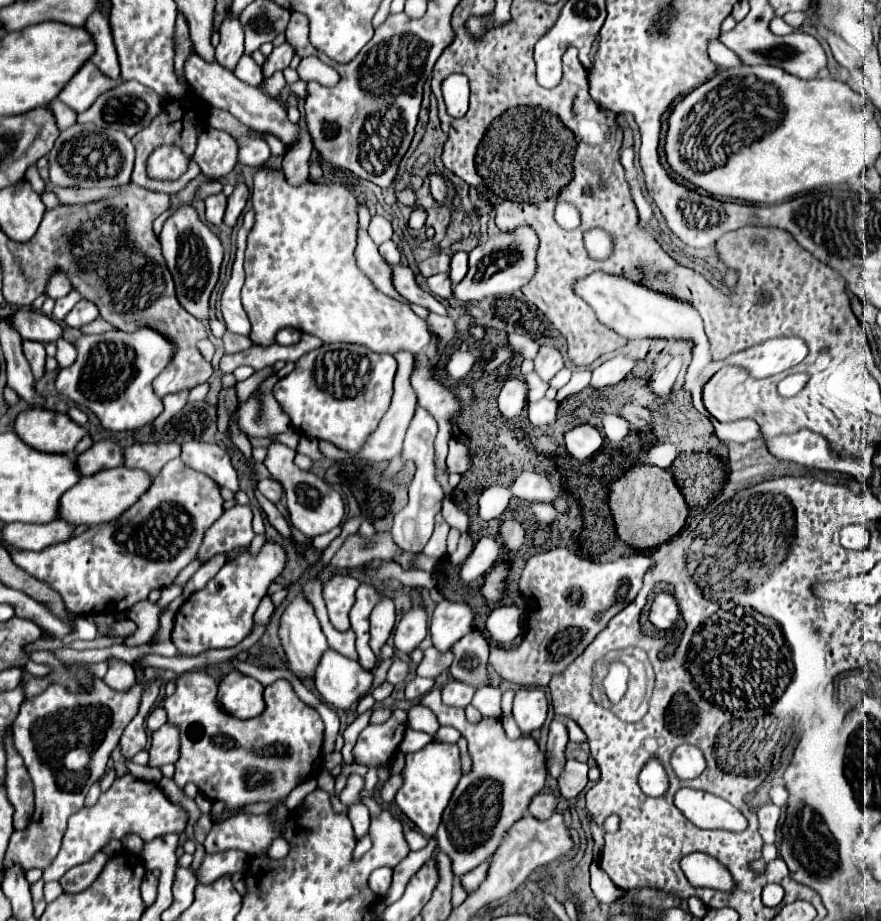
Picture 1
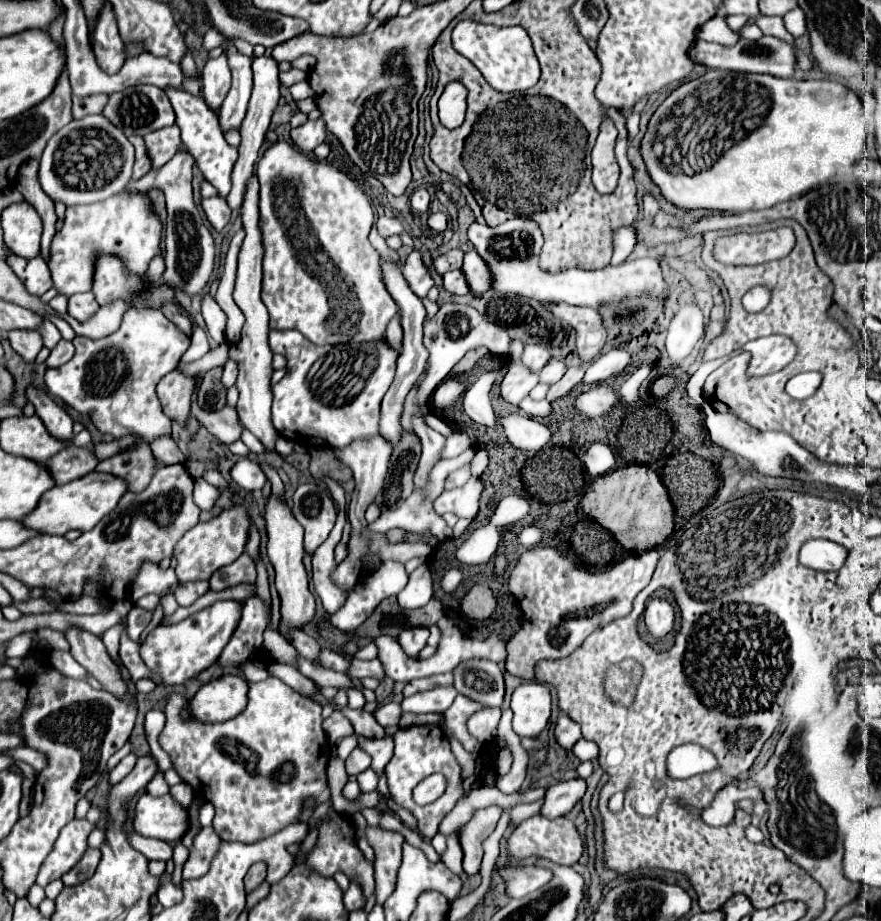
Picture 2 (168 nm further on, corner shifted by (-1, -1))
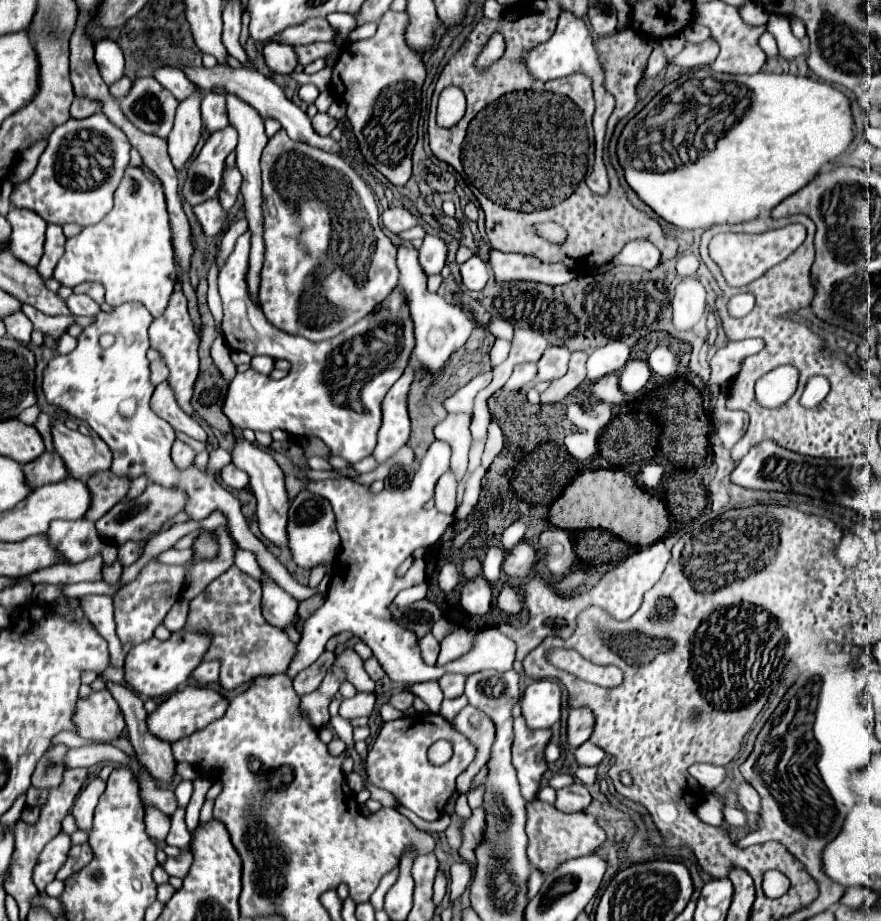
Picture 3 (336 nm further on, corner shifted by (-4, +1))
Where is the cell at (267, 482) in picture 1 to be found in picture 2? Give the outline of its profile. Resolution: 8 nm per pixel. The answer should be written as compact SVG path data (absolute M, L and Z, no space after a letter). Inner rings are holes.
M247 457L239 459L239 461L231 467L229 475L231 475L231 479L233 479L239 487L243 487L243 489L247 489L247 491L263 489L263 485L267 483L267 479L265 479L263 471L259 469L259 465L257 465L255 461L247 459Z

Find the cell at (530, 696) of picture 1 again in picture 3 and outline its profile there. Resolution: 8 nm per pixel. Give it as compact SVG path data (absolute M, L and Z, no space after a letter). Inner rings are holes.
M540 679L526 687L520 705L528 729L550 729L560 719L562 691L558 683Z

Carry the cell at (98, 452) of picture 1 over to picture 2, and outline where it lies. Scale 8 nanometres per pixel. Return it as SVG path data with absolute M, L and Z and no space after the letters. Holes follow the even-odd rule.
M67 447L45 461L45 469L55 479L55 485L65 485L69 481L81 479L91 473L97 465L97 457L91 447Z

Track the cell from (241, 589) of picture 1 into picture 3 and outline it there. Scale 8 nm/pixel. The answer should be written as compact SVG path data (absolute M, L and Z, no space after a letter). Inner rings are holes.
M174 631L170 639L160 641L152 637L152 641L144 641L144 645L134 645L126 655L126 681L128 685L148 697L160 697L178 689L178 685L186 683L192 671L204 661L204 653L212 643L212 633L208 631Z

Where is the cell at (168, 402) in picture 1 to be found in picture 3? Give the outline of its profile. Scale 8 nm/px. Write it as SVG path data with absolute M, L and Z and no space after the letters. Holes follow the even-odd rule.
M52 419L52 443L64 459L70 477L88 479L96 471L110 469L112 453L98 435L80 435L70 431L60 419Z

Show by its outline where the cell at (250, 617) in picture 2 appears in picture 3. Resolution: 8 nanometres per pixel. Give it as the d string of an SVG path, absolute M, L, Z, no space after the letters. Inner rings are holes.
M214 659L214 661L204 661L196 667L196 673L192 673L194 679L198 679L202 685L208 685L208 683L216 683L218 677L220 677L220 661Z

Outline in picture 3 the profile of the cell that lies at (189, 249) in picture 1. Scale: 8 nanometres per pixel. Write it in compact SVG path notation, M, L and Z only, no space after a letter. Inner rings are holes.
M196 93L178 105L174 129L168 135L168 153L170 153L170 159L176 163L178 171L184 169L200 139L200 129L202 129L200 101L202 101L202 95Z

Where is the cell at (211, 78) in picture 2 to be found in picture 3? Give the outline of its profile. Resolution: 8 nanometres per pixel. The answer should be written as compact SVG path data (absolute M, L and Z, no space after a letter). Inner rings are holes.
M206 93L202 99L202 123L208 127L210 133L228 125L224 95L220 93Z

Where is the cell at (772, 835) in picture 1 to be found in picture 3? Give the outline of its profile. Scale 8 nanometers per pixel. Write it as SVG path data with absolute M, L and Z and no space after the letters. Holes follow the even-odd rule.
M748 783L740 785L738 801L740 801L740 805L744 807L746 813L758 813L760 811L760 795Z

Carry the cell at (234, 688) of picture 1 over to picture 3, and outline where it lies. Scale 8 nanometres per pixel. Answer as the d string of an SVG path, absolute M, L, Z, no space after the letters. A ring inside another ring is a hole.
M188 685L182 691L176 691L174 695L170 695L164 703L158 705L158 709L154 713L148 715L148 729L156 737L172 743L172 741L178 741L190 733L196 733L196 731L204 729L206 725L210 725L212 721L220 719L226 713L226 709L228 709L228 699L224 695L220 695L216 689L212 689L208 685L206 687Z

